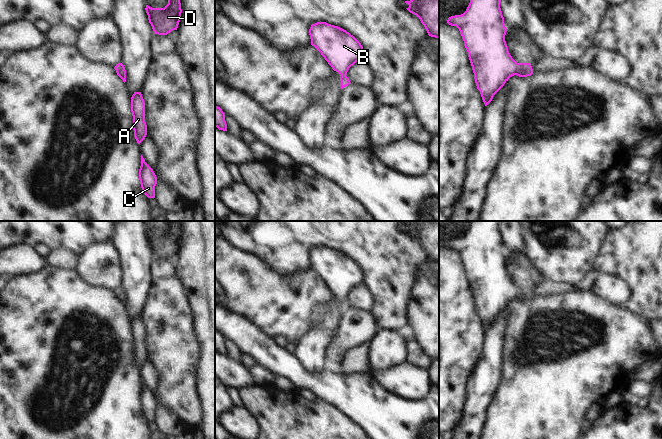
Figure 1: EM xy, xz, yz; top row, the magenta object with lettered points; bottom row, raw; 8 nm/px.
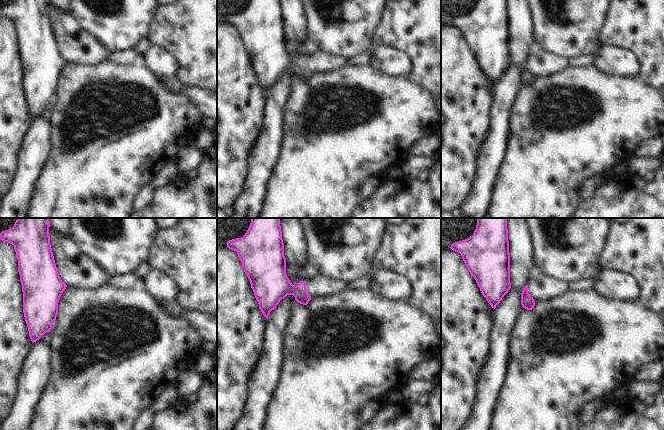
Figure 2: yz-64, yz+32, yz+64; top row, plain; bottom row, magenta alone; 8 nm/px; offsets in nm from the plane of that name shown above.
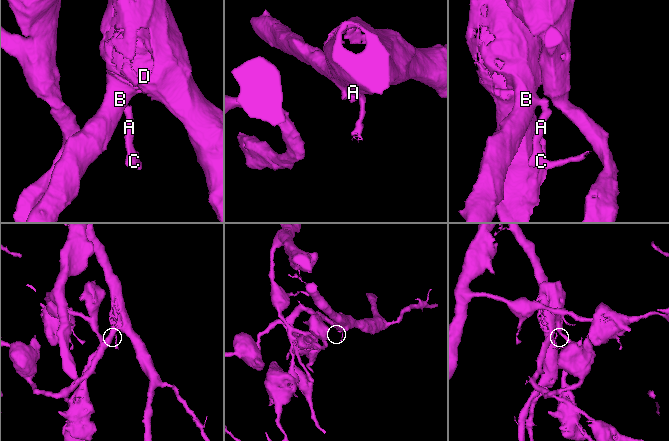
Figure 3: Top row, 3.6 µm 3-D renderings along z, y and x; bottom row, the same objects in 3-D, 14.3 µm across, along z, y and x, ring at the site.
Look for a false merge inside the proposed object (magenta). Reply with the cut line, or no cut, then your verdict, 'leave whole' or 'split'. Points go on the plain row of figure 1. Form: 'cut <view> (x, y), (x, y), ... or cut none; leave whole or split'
cut none; leave whole

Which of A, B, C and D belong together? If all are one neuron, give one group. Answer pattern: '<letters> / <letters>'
A B C D

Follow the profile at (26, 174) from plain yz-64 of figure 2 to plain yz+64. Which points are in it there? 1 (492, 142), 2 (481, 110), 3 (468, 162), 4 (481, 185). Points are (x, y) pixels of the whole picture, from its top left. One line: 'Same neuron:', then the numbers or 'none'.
Same neuron: 1, 4

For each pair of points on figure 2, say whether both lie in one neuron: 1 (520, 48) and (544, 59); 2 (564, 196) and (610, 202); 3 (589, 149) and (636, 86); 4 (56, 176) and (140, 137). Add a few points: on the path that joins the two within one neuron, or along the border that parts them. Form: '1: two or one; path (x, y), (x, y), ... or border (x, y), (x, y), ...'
1: two; border (535, 45), (527, 60)
2: two; border (580, 200), (576, 207)
3: one; path (589, 133), (620, 102)
4: one; path (77, 176), (82, 176), (115, 143), (119, 143)

